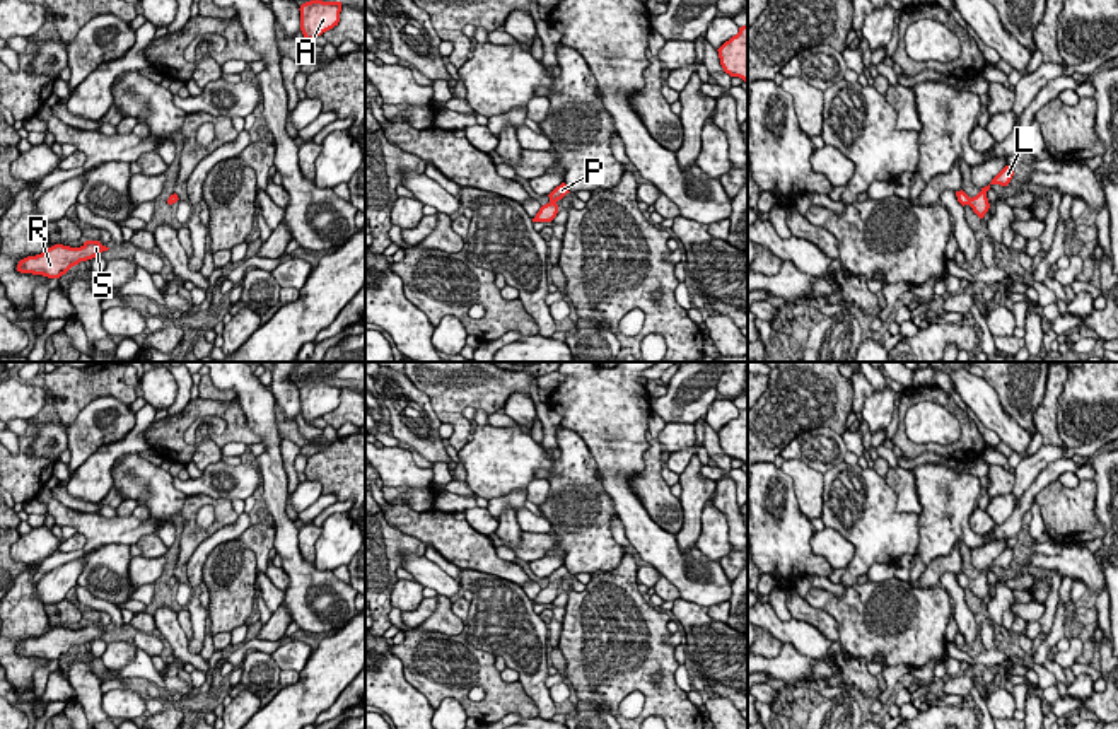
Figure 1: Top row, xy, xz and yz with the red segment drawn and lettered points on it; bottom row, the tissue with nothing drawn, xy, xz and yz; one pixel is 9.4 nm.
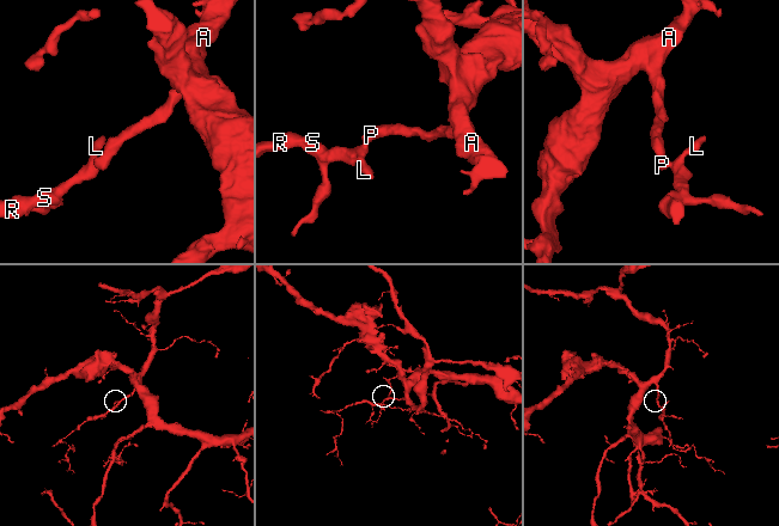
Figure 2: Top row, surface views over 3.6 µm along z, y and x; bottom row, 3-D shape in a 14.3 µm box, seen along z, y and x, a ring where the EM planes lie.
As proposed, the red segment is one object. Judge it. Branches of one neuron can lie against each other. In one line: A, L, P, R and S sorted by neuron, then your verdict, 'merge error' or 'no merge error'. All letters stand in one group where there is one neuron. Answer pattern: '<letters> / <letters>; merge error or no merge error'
A L P R S; no merge error

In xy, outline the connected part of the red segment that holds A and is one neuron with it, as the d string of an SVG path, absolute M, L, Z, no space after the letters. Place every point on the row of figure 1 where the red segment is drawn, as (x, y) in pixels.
M311 0L300 5L300 31L306 41L333 29L340 22L341 2Z

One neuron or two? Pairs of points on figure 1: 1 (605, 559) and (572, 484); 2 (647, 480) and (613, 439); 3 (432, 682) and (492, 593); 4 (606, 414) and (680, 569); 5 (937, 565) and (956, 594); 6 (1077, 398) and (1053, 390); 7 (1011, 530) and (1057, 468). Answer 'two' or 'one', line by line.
1: one
2: two
3: two
4: one
5: two
6: two
7: one

